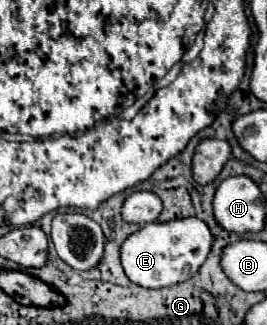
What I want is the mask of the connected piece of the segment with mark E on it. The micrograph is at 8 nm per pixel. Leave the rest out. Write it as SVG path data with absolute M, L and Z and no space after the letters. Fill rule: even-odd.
M176 218L170 222L148 222L130 234L120 246L120 262L126 276L142 288L164 288L192 278L206 260L212 246L208 226L198 218Z

